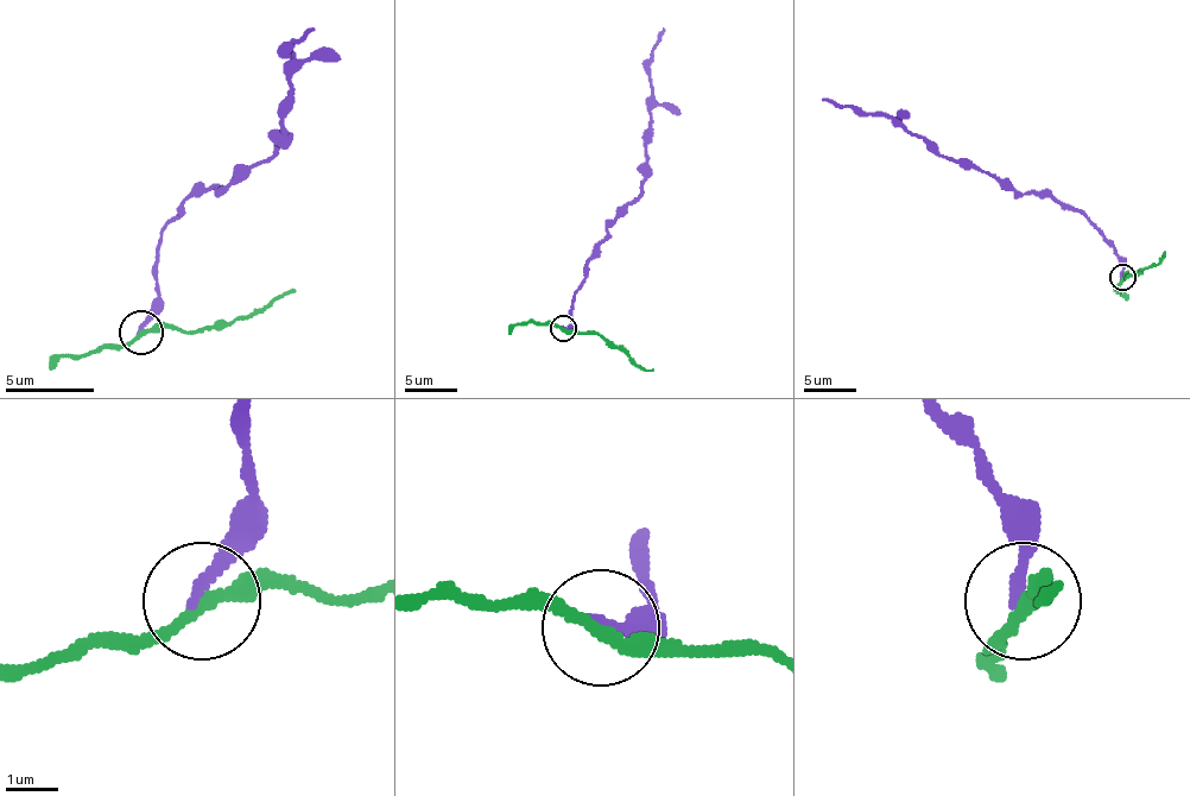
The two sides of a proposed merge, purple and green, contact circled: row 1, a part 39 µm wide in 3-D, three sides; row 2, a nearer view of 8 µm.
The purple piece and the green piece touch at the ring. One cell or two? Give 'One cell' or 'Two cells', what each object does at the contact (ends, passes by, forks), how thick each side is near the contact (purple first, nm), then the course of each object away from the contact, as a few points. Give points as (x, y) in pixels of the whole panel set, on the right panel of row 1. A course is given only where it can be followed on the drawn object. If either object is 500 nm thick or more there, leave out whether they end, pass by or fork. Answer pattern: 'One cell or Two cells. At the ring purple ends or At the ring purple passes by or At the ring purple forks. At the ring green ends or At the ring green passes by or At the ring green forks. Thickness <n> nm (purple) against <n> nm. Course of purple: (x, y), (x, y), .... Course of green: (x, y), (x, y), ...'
Two cells. At the ring purple ends. At the ring green passes by. Thickness 240 nm (purple) against 240 nm. Course of purple: (1122, 277), (1114, 246), (1075, 209), (1049, 196), (1016, 194), (986, 172), (940, 157), (890, 118), (822, 99). Course of green: (1122, 277), (1130, 277), (1164, 253)

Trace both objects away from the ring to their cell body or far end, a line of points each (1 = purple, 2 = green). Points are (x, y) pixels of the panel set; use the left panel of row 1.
1: (140, 332), (158, 278), (158, 238), (194, 194), (225, 189), (282, 145), (291, 96), (286, 51), (314, 29)
2: (140, 332), (211, 332), (296, 291)

